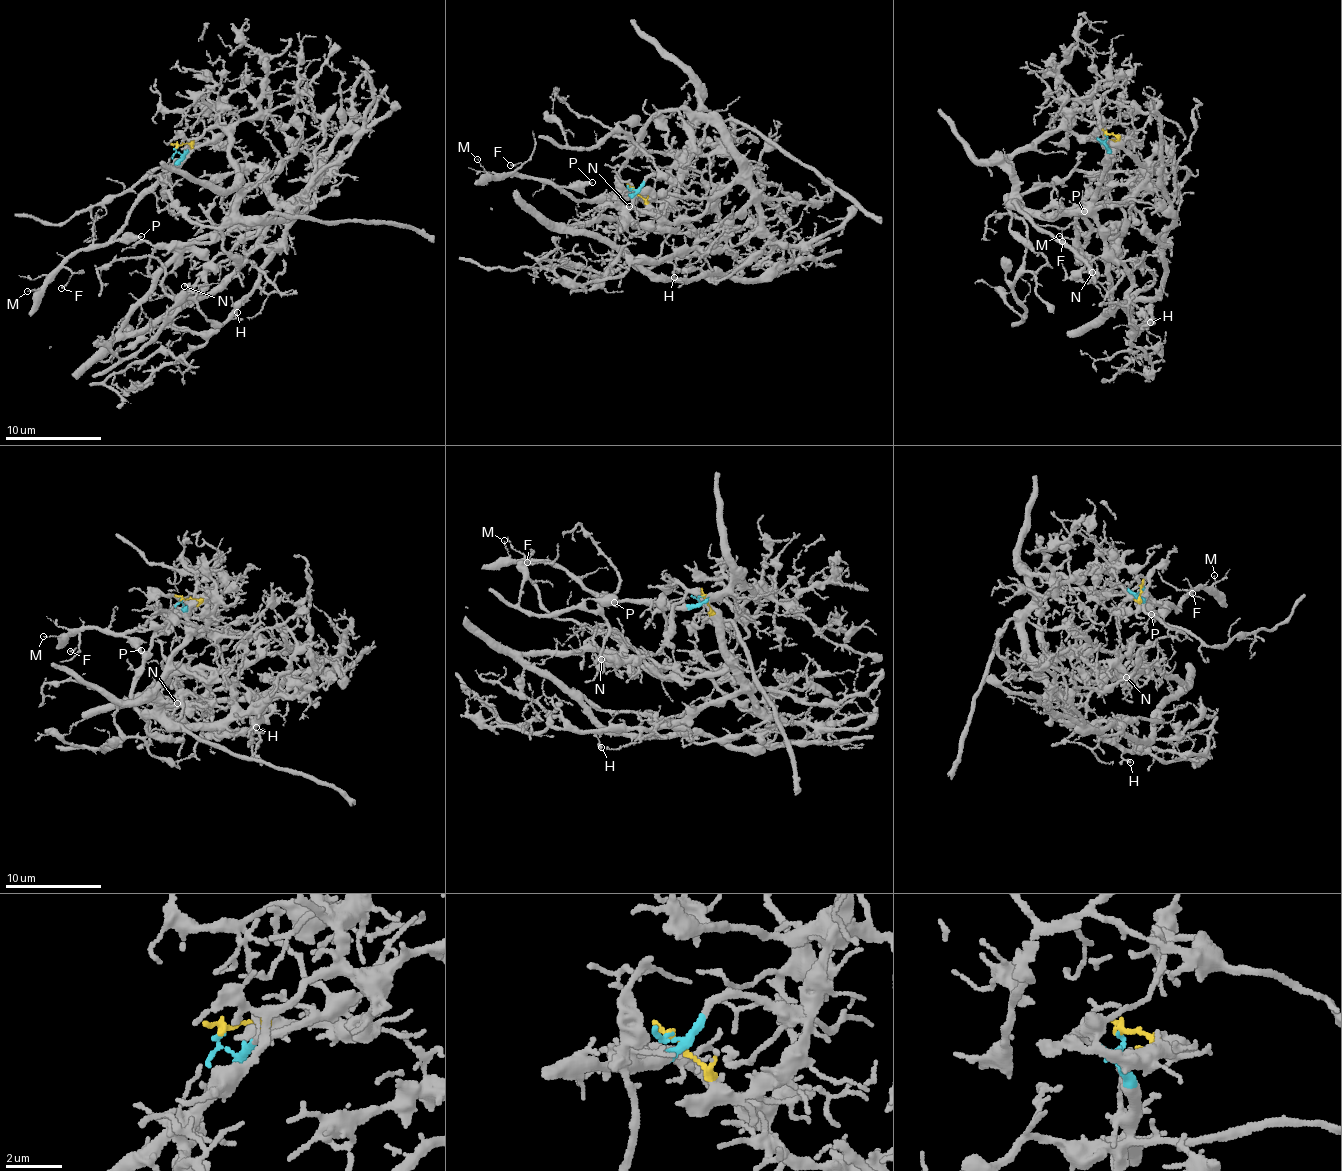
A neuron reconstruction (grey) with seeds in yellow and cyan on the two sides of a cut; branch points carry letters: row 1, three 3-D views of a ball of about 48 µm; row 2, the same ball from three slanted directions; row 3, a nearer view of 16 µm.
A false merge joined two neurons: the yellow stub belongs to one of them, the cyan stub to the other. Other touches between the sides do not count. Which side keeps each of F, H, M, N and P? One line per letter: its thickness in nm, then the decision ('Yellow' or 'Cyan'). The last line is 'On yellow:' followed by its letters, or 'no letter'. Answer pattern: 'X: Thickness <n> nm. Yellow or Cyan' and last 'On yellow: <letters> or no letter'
F: Thickness 110 nm. Cyan
H: Thickness 110 nm. Yellow
M: Thickness 80 nm. Cyan
N: Thickness 170 nm. Yellow
P: Thickness 320 nm. Cyan
On yellow: H, N

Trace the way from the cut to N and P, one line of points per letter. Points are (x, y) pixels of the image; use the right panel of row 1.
N: (1105, 135), (1123, 140), (1048, 130), (1011, 158), (1015, 200), (1075, 212), (1089, 229), (1077, 275), (1093, 273)
P: (1105, 135), (1111, 183), (1105, 199), (1084, 212)

